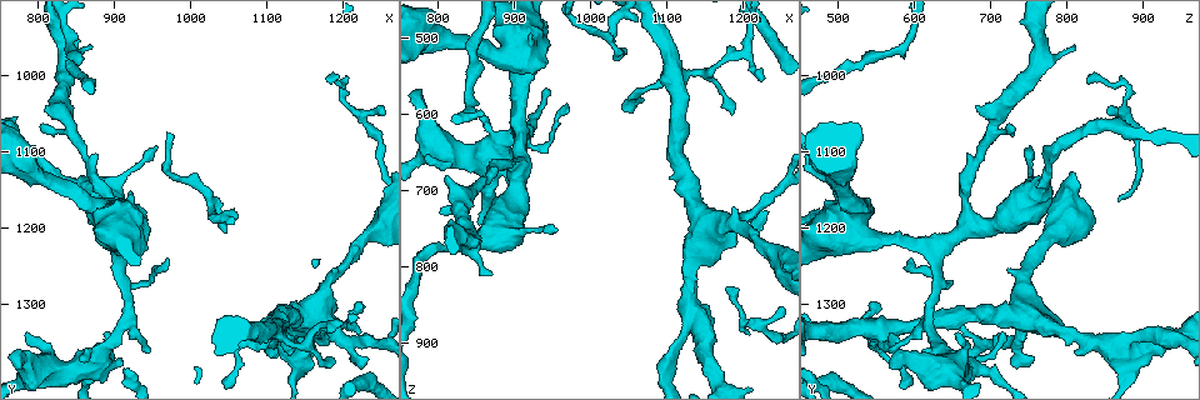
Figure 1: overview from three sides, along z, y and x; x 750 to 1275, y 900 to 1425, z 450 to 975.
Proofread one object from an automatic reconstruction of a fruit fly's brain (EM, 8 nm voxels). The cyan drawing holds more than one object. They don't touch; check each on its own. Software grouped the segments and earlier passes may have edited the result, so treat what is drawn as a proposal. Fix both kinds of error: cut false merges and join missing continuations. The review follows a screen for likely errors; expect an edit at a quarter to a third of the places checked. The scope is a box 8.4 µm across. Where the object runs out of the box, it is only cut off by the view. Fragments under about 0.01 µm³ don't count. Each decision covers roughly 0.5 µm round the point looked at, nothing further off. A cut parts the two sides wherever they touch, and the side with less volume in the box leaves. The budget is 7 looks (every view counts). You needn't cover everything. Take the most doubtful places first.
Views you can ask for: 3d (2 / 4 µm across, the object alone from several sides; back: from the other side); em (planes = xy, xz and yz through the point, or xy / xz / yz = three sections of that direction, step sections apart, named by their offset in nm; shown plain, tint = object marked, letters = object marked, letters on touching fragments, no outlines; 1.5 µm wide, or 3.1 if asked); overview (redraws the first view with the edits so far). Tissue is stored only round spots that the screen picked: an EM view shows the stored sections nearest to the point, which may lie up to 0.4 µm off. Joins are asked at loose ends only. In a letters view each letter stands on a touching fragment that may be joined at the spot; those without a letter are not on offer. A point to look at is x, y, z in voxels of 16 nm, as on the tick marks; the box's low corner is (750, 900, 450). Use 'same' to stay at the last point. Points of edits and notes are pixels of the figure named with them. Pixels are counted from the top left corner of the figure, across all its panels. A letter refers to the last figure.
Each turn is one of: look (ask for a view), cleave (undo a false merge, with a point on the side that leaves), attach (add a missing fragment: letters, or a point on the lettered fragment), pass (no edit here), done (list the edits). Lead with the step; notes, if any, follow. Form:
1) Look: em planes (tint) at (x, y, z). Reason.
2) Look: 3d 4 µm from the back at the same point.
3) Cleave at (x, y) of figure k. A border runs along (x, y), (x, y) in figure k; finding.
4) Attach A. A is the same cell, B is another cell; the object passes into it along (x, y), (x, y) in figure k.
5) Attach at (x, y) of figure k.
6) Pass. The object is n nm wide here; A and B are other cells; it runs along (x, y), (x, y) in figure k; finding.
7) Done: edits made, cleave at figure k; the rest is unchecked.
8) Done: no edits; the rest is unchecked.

Look: em planes (tint) at (1225, 1380, 755). Branch stops here.

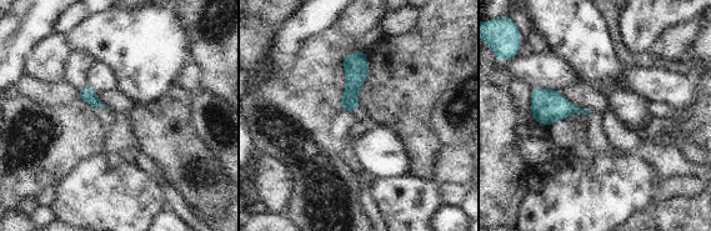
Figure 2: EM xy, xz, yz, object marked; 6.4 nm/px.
Look: em planes (letters) at the same point.

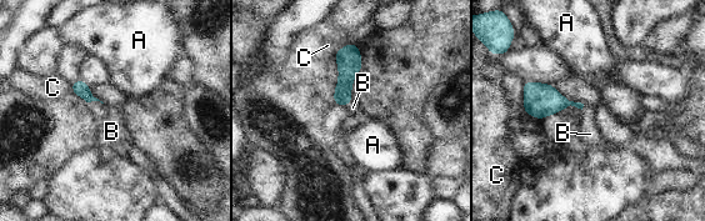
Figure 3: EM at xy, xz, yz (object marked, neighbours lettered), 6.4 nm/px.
Attach B. B is the same cell, A and C are other cells; the object passes into it along (349, 65), (348, 104), (353, 108) in figure 3; the neuron continues.

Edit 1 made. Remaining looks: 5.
Look: overview. Redraw.

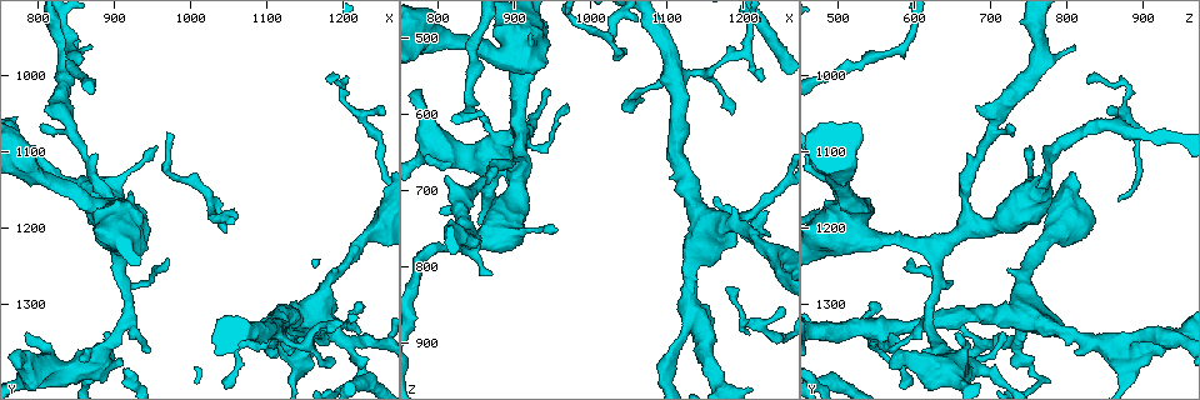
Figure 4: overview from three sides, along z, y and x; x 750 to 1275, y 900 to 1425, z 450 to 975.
Look: em planes (tint) at (1050, 1205, 520).

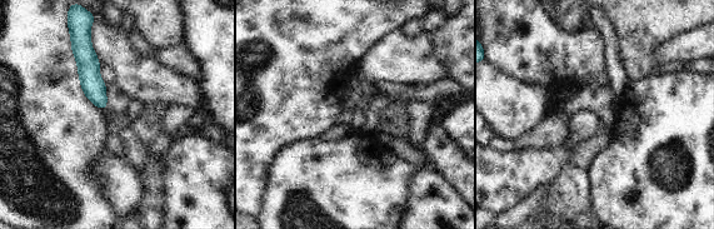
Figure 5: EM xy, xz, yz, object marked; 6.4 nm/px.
Look: em planes (letters) at the same point. What lies round it.

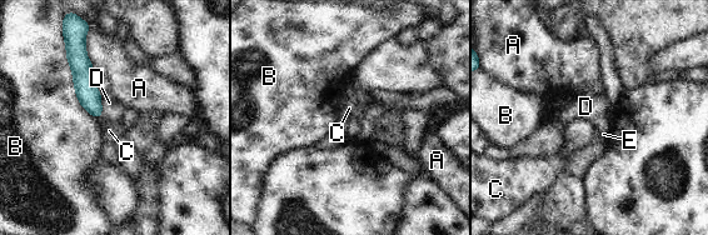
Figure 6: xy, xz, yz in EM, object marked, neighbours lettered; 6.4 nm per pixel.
Pass. The object is 120 nm wide here; A, B, C, D and E are other cells; it runs along (81, 50), (84, 86), (98, 114) in figure 6; none of them fits.

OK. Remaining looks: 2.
Done: edits made, attach at figure 3; the rest is unchecked.

